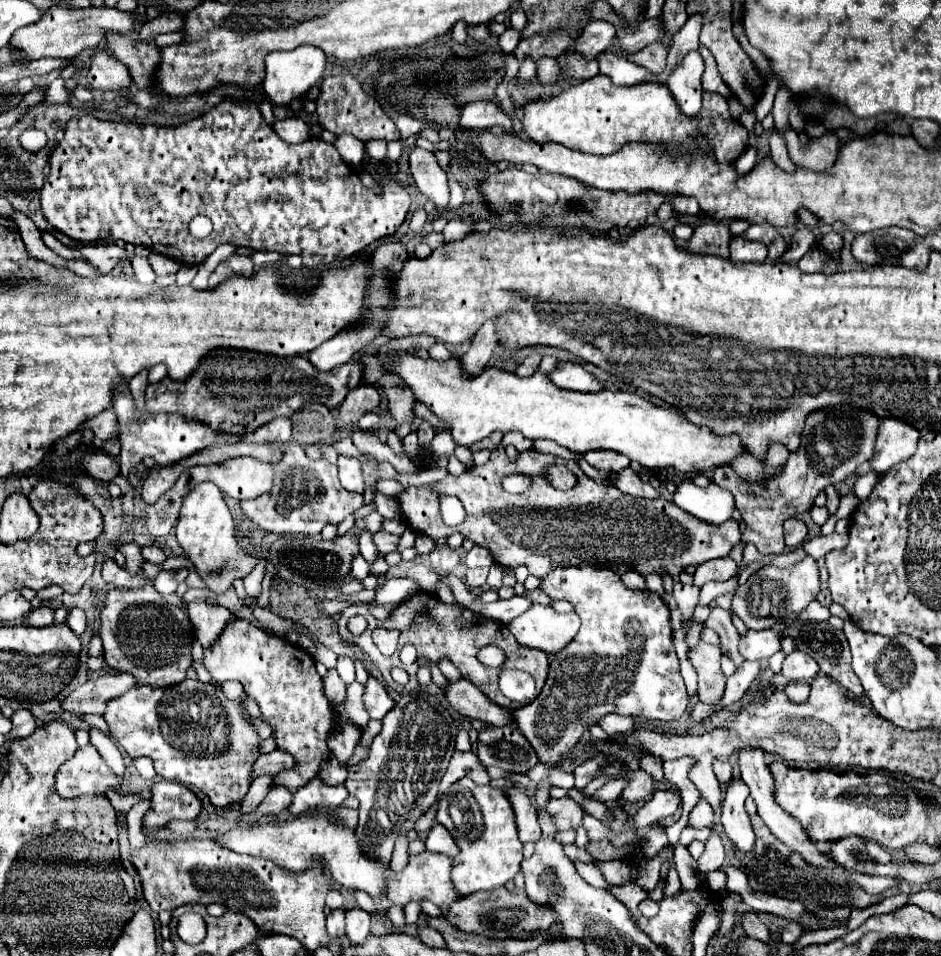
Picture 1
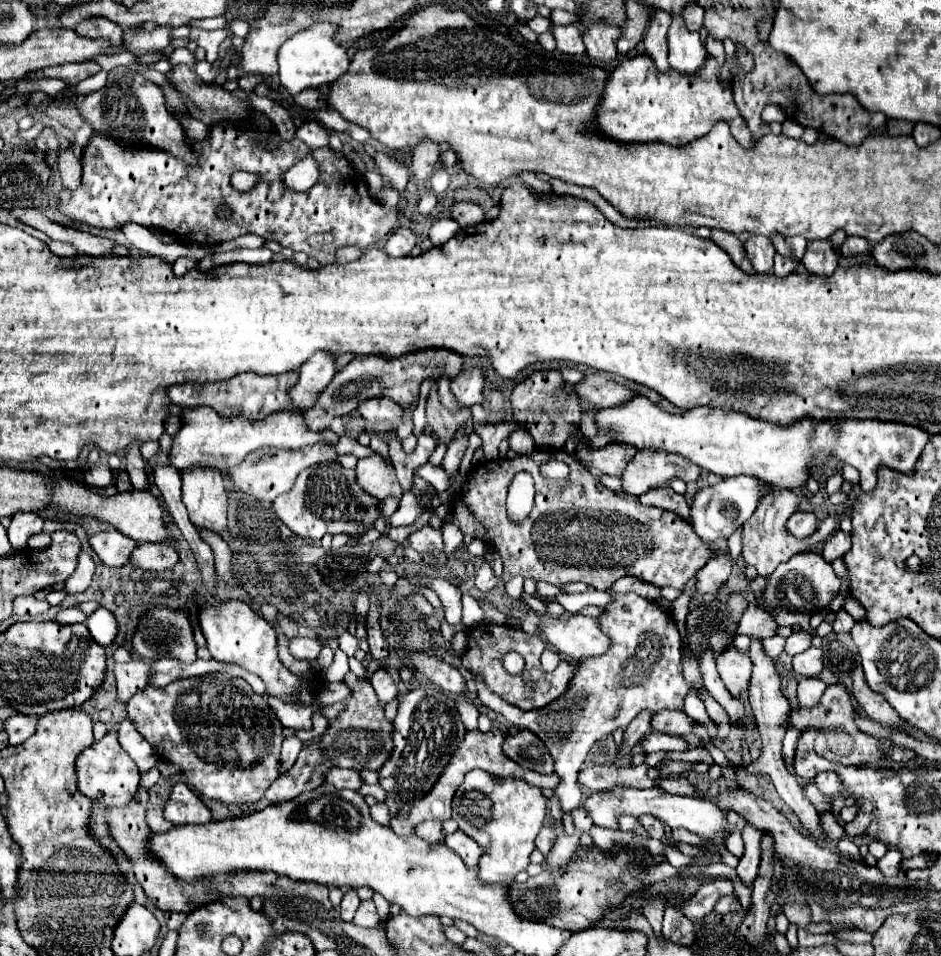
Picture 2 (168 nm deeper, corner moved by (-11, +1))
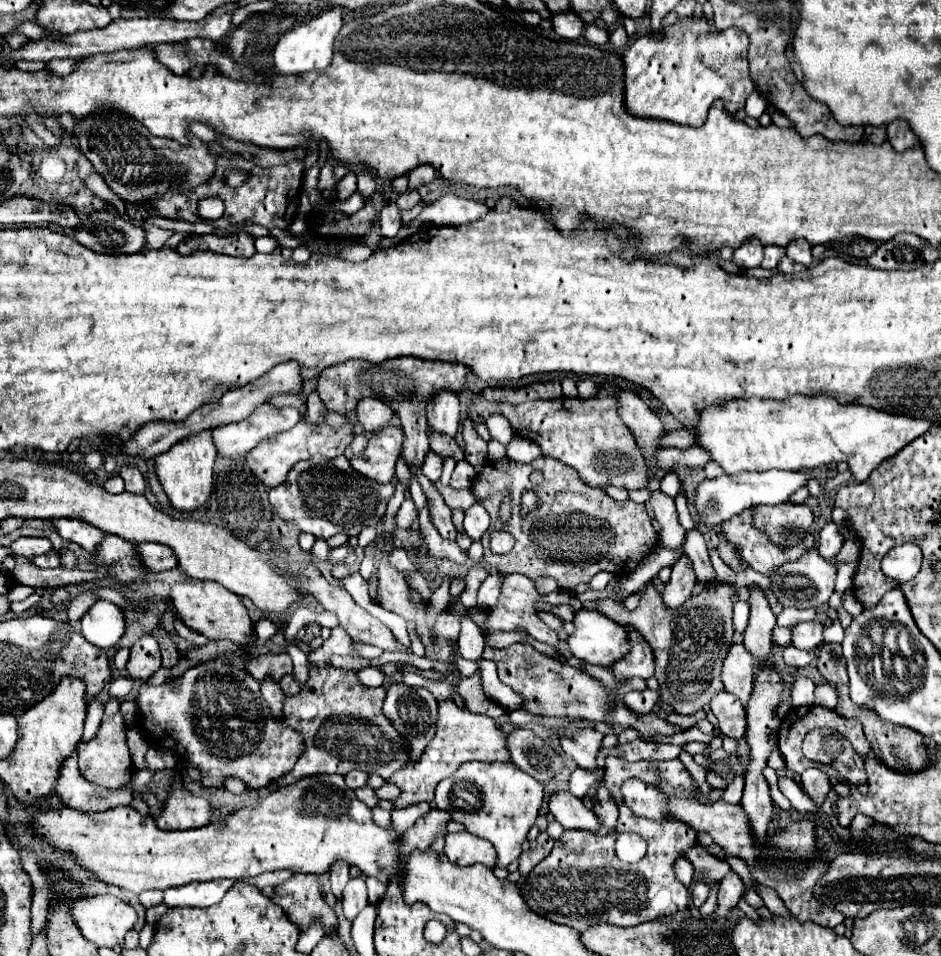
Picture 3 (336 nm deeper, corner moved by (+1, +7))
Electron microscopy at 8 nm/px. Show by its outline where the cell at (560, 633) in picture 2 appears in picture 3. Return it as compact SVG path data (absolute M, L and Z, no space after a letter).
M576 610L572 624L574 632L566 642L572 656L578 660L610 666L628 652L624 628L598 610Z

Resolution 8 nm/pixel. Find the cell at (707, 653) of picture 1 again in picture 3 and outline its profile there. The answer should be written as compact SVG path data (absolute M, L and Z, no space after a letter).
M732 644L722 664L722 684L724 690L736 694L742 704L746 704L752 694L752 672L754 672L752 656L746 652L742 644Z

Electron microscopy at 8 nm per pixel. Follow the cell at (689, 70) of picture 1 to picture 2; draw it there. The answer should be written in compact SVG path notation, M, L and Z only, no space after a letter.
M672 14L672 24L668 30L668 62L670 68L680 72L696 72L708 52L700 42L698 32L690 32L684 26L682 14Z

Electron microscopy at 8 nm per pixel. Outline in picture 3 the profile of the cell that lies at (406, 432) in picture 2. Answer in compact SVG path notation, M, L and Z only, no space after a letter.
M398 426L382 428L368 440L368 446L360 452L360 456L350 460L352 468L356 468L356 472L360 472L362 476L368 476L370 480L378 480L380 484L392 482L402 440L404 440L402 428Z

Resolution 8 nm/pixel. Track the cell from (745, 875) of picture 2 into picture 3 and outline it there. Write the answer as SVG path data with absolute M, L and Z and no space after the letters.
M730 872L724 876L724 880L720 882L720 890L718 890L718 908L716 908L716 916L726 916L742 898L744 894L744 884L742 878L736 872Z

